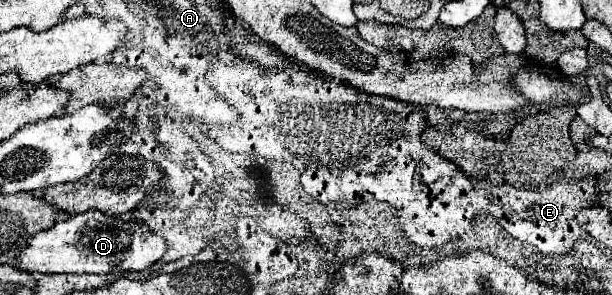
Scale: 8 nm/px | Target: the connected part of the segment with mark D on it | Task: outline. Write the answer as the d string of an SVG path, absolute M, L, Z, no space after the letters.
M80 213L58 221L54 227L36 233L16 257L16 269L26 273L110 273L118 269L148 269L166 249L166 241L152 235L136 221L102 217L102 213Z

